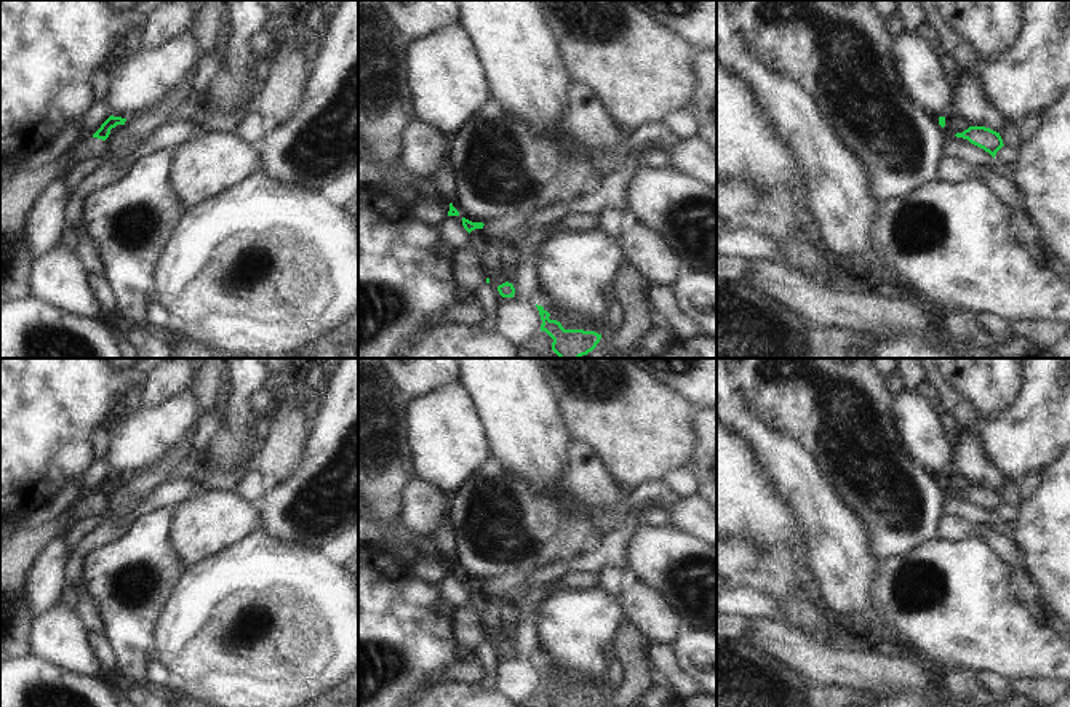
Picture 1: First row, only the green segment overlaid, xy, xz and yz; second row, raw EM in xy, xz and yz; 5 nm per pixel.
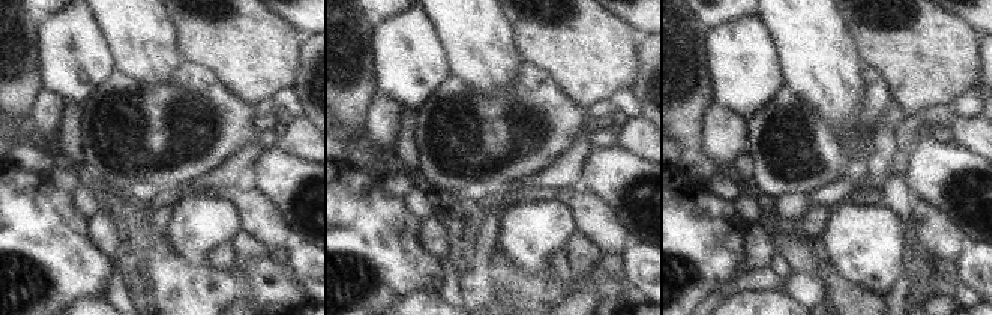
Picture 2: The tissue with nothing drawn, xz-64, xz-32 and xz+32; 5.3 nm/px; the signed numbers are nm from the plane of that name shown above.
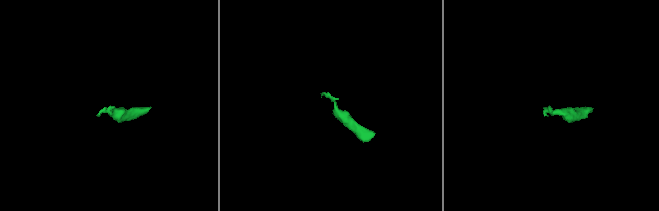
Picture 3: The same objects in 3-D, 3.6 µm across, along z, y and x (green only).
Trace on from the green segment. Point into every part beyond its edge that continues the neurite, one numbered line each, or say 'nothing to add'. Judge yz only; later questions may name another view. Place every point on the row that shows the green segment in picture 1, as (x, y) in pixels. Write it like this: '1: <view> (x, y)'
nothing to add

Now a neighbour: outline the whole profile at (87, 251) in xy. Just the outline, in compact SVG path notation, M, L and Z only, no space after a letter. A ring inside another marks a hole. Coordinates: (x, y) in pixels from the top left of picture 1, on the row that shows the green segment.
M80 226L77 230L77 248L78 254L90 280L90 286L104 310L117 309L117 299L114 290L104 277L104 266L99 259L98 250L90 238L88 232Z

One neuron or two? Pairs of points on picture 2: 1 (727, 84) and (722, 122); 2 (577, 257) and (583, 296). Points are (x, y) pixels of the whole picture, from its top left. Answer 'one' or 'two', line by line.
1: two
2: one

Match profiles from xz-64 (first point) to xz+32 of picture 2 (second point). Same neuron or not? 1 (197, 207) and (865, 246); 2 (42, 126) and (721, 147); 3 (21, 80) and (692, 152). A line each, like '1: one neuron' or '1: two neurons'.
1: one neuron
2: one neuron
3: one neuron

